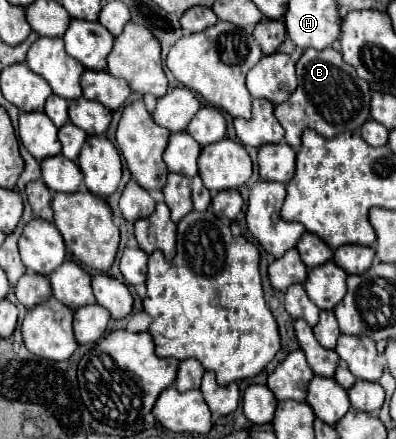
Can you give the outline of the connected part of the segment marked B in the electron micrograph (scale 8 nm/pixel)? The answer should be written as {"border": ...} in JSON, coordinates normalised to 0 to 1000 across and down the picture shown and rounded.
{"border":[[[841,109],[821,114],[770,114],[750,141],[755,196],[740,219],[694,241],[694,269],[720,292],[720,323],[755,342],[760,305],[770,292],[795,296],[821,314],[841,314],[876,296],[907,296],[932,269],[932,191],[902,173],[896,155],[866,141],[861,118]]]}

